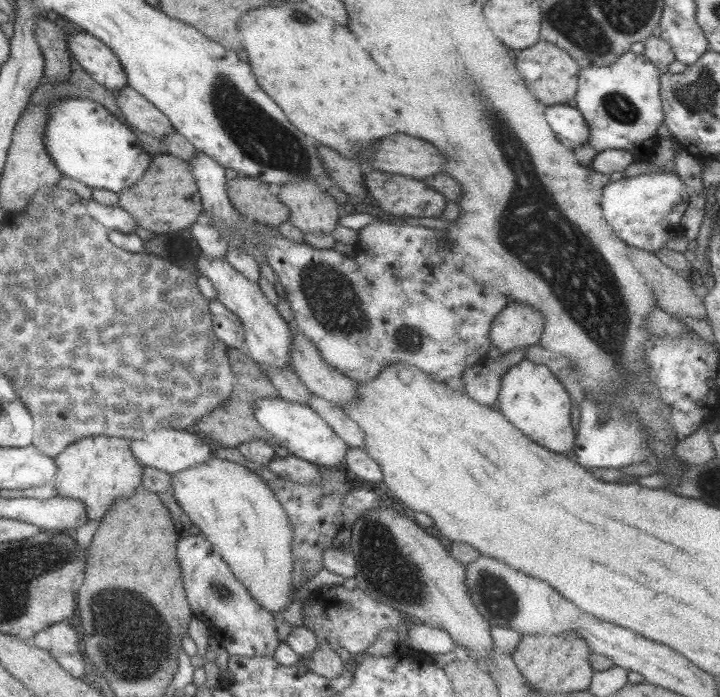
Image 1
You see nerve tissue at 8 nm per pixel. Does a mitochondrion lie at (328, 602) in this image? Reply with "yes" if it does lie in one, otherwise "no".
no

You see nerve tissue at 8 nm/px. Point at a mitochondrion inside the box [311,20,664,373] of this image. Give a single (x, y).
(620, 108)

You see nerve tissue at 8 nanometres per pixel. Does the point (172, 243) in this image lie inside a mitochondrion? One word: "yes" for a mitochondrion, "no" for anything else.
no

